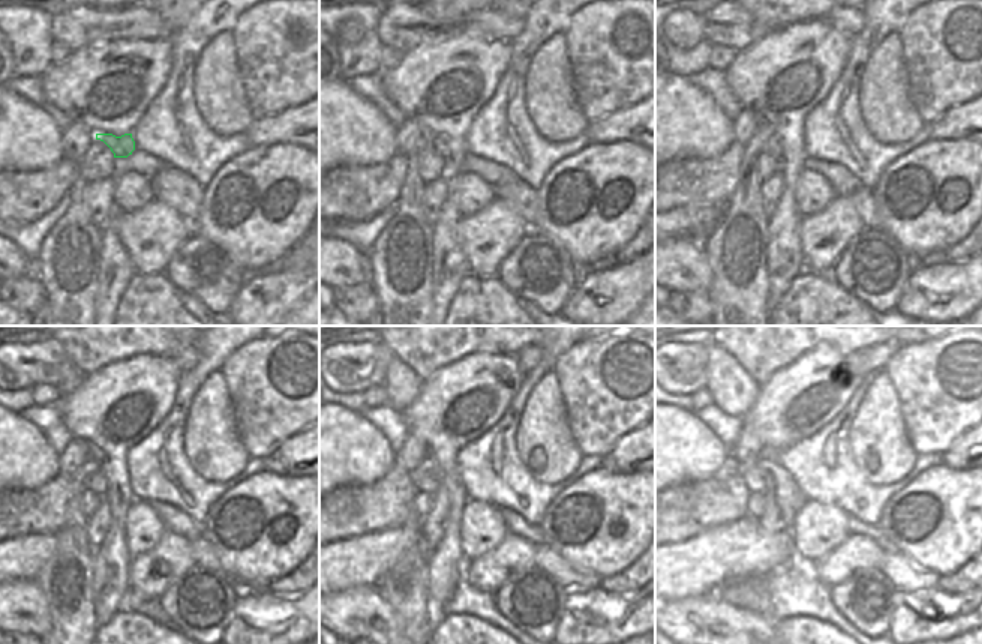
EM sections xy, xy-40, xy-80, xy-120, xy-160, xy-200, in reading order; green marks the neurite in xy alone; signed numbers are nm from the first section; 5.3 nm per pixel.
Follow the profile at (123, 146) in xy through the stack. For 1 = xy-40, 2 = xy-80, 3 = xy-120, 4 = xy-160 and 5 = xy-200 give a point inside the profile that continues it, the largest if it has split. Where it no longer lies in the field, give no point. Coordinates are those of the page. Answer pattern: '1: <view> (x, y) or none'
1: xy-40 (440, 143)
2: xy-80 (772, 146)
3: xy-120 (96, 482)
4: xy-160 (428, 482)
5: xy-200 (753, 476)

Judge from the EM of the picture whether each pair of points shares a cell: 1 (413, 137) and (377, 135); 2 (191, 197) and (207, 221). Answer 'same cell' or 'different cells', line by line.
1: different cells
2: different cells

